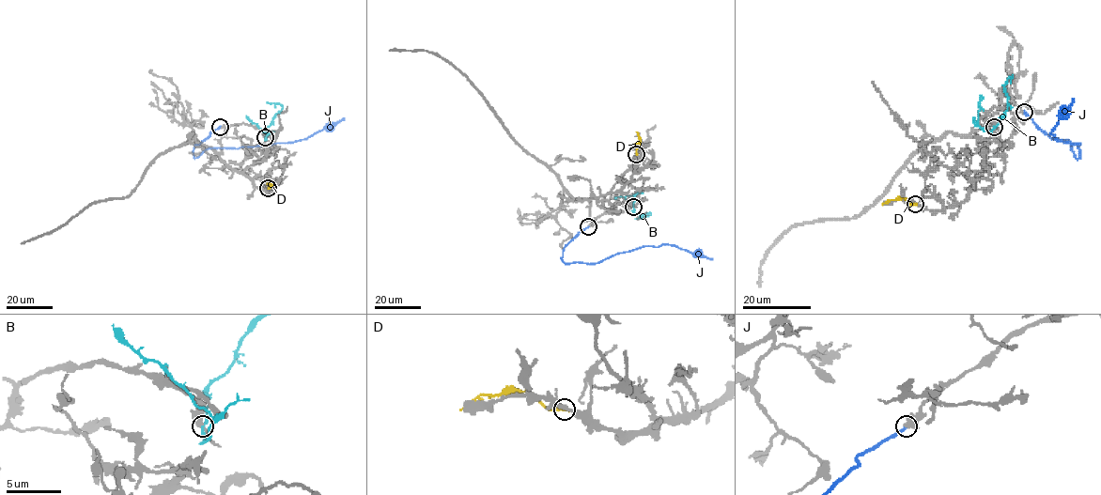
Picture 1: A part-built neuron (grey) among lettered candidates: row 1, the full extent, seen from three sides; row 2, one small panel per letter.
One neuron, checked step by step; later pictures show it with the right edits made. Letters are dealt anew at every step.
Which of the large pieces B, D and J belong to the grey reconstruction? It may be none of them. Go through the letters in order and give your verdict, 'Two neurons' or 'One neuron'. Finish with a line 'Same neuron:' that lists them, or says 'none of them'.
B: Two neurons
D: Two neurons
J: Two neurons
Same neuron: none of them

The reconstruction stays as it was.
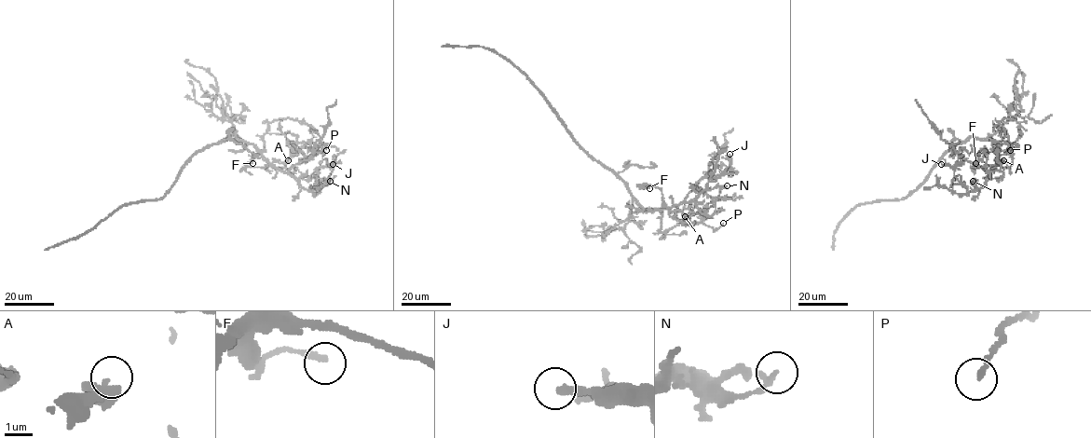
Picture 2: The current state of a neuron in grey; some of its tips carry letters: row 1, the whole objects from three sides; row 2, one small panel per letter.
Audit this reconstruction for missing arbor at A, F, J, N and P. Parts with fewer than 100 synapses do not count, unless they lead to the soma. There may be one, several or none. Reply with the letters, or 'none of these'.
none of these

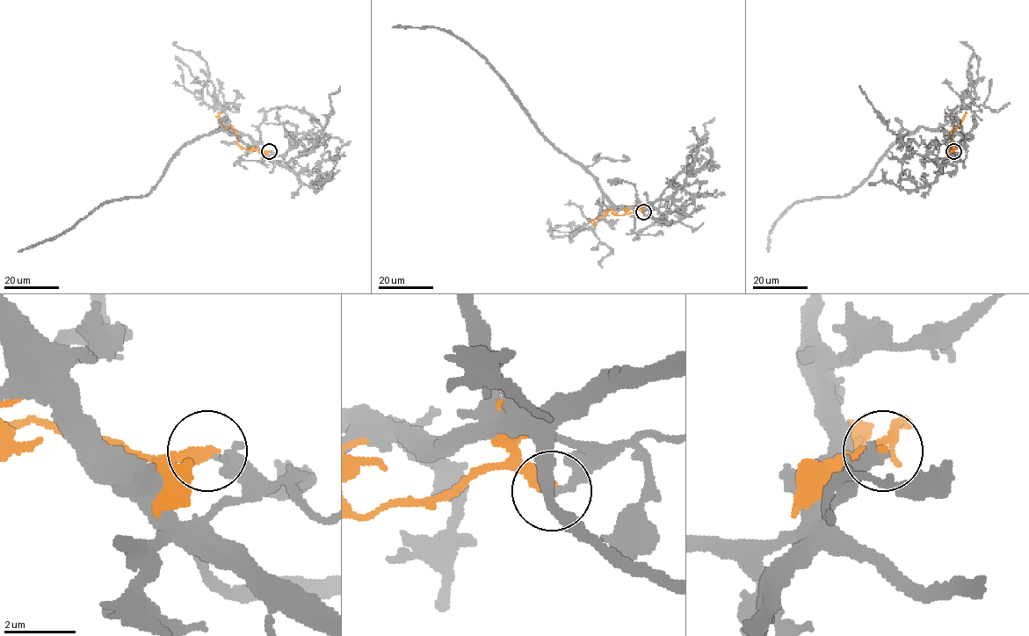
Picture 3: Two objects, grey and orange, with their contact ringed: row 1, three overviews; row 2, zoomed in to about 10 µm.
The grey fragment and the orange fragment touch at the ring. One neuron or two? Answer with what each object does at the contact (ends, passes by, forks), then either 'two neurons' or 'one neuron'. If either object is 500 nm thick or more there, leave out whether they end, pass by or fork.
grey ends | orange ends | two neurons

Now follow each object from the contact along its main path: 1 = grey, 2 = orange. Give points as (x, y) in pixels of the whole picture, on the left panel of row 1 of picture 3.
1: (269, 151), (266, 155), (247, 135), (220, 126), (187, 142), (144, 196), (104, 202), (72, 227), (18, 251)
2: (269, 151), (240, 147), (237, 133), (219, 120), (219, 113), (221, 113)

